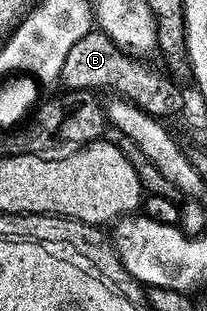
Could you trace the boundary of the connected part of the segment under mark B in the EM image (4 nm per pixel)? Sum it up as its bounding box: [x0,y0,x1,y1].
[61,28,183,120]

